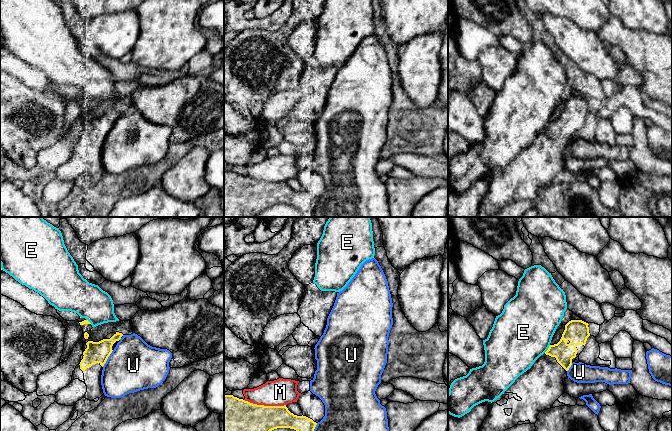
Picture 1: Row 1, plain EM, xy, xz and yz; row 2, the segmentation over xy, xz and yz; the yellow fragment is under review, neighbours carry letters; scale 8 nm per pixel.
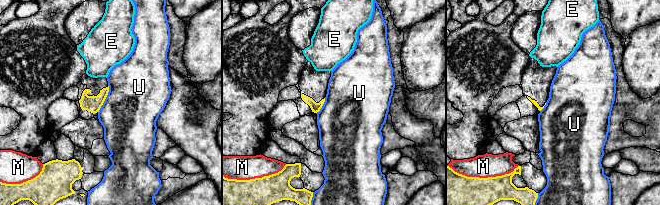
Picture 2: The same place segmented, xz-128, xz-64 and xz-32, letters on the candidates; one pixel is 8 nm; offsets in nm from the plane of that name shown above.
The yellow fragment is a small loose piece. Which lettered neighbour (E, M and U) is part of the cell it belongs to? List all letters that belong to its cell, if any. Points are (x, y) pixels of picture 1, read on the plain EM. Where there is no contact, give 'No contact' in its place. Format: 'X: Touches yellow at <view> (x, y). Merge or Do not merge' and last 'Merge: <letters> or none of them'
E: Touches yellow at yz (548, 125). Do not merge
M: Touches yellow at xz (265, 182). Do not merge
U: Touches yellow at xy (107, 134). Do not merge
Merge: none of them

